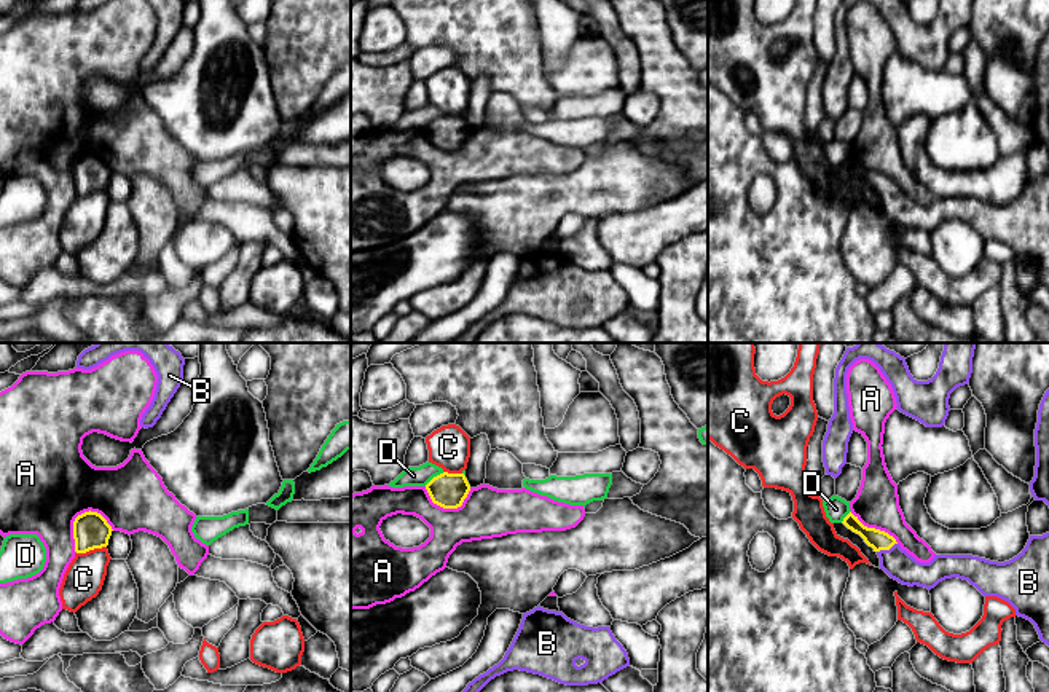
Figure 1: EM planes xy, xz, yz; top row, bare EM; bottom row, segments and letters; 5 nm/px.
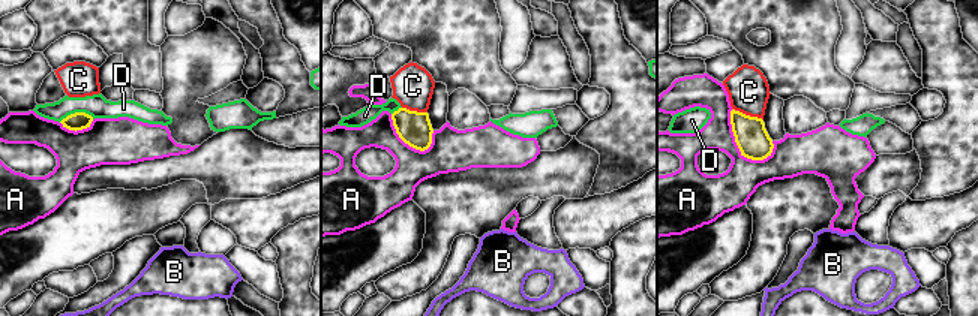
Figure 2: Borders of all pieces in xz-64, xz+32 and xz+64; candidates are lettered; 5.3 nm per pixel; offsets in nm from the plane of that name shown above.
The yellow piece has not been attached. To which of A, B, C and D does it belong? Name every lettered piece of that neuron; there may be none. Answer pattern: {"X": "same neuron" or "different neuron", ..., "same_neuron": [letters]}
{"A": "different neuron", "B": "same neuron", "C": "different neuron", "D": "different neuron", "same_neuron": ["B"]}

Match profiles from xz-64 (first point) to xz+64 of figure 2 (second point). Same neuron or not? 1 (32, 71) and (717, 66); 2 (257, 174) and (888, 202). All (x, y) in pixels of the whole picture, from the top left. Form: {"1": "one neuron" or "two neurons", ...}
{"1": "two neurons", "2": "two neurons"}

